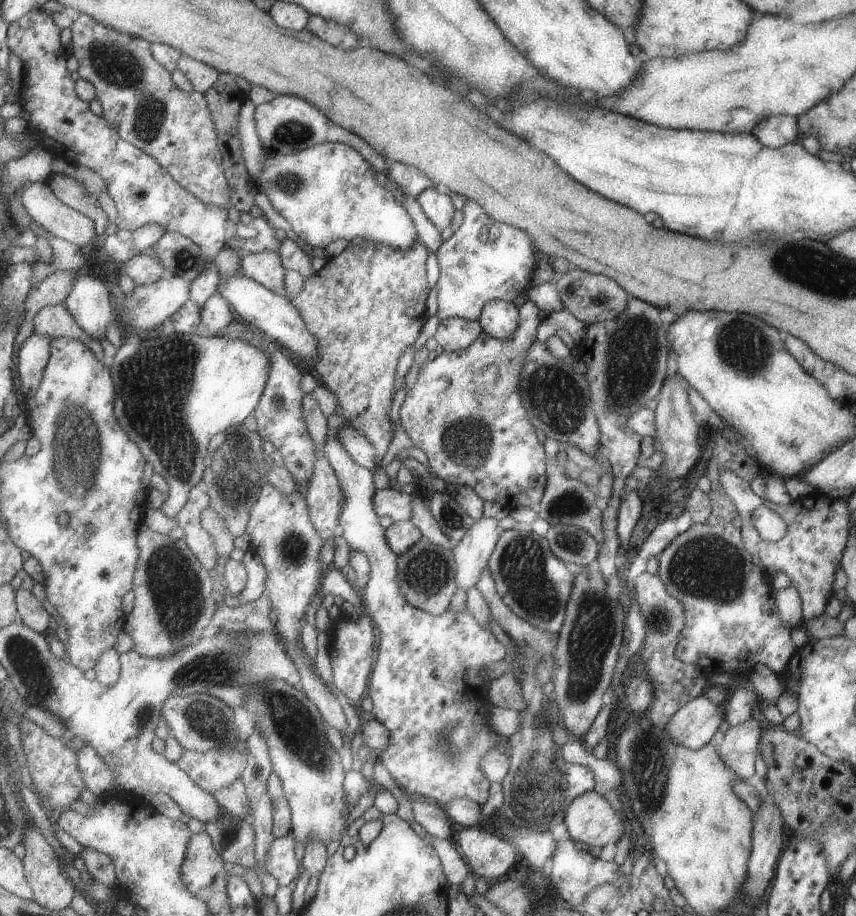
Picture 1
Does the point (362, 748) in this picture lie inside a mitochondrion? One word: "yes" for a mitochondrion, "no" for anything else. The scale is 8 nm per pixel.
no

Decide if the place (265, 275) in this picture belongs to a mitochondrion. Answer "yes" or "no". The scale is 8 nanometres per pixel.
no

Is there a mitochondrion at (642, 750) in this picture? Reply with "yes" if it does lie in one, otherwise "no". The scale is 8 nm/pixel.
yes

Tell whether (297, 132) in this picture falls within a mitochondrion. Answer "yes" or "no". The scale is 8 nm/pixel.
yes

